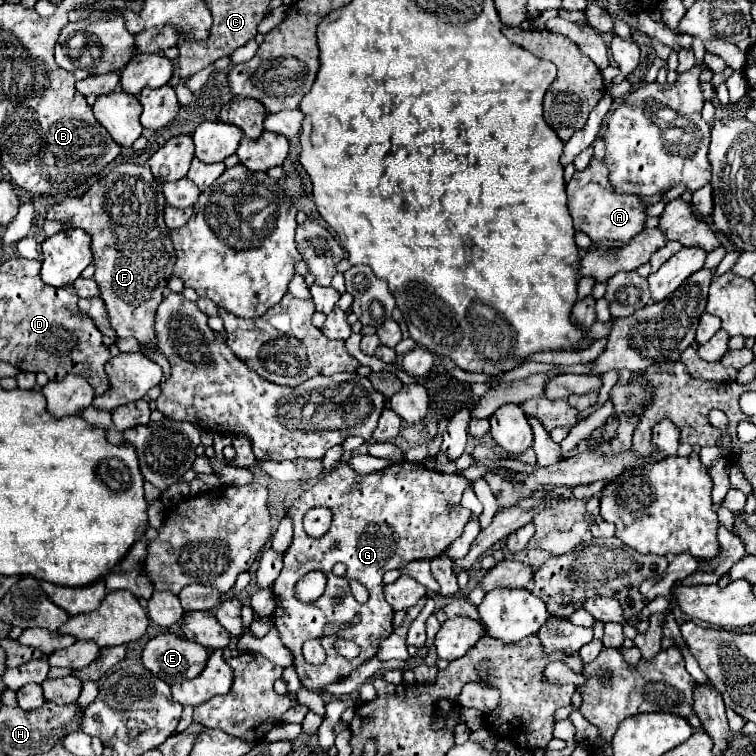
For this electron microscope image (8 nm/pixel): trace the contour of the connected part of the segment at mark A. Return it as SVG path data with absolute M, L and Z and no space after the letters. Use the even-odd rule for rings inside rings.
M592 160L586 170L574 172L572 180L566 184L566 194L568 194L568 208L574 220L574 228L588 234L592 240L608 238L608 240L628 242L644 228L646 216L644 216L644 206L640 204L640 198L614 194L608 182L608 172L604 162Z

